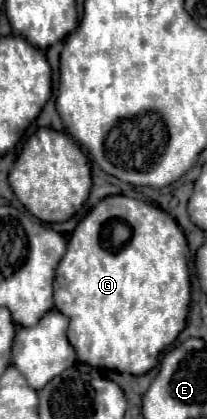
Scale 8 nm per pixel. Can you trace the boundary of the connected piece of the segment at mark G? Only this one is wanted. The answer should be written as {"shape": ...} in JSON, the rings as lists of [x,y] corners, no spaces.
{"shape":[[[113,195],[99,201],[70,234],[67,253],[61,259],[53,281],[55,307],[69,317],[67,339],[73,345],[77,359],[91,367],[131,375],[151,371],[161,353],[177,339],[187,323],[191,303],[187,255],[189,247],[181,227],[157,205],[125,195]]]}

